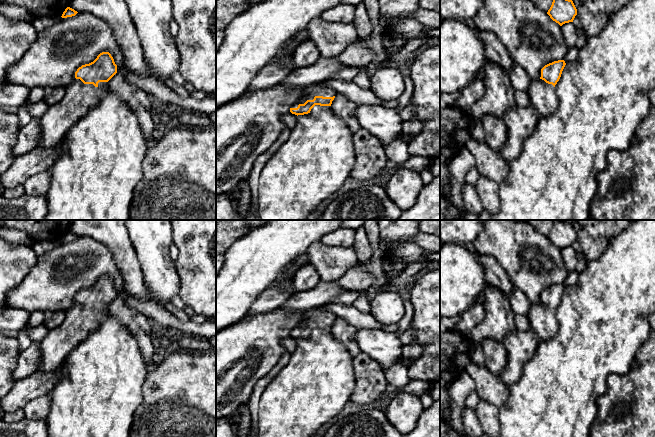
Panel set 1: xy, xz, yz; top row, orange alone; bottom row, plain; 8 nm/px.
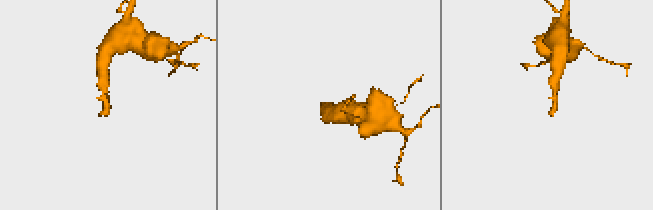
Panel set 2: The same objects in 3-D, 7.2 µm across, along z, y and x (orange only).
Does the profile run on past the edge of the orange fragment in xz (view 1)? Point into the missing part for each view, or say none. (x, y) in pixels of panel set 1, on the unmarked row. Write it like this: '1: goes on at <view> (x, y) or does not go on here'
1: goes on at xz (320, 313)

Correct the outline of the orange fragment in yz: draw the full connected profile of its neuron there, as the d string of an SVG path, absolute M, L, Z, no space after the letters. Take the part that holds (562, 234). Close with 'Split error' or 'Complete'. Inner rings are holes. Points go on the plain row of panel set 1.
M556 220L553 222L547 238L553 245L562 250L565 247L573 246L577 239L577 233L572 224L566 223L564 220Z. Complete

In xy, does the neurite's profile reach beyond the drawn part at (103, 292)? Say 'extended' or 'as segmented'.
extended

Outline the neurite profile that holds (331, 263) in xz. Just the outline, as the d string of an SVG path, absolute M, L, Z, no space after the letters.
M321 240L310 245L307 255L309 263L315 267L324 282L337 281L359 262L352 247L327 246Z

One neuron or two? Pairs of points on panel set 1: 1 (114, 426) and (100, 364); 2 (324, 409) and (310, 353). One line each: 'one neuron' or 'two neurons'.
1: one neuron
2: one neuron

